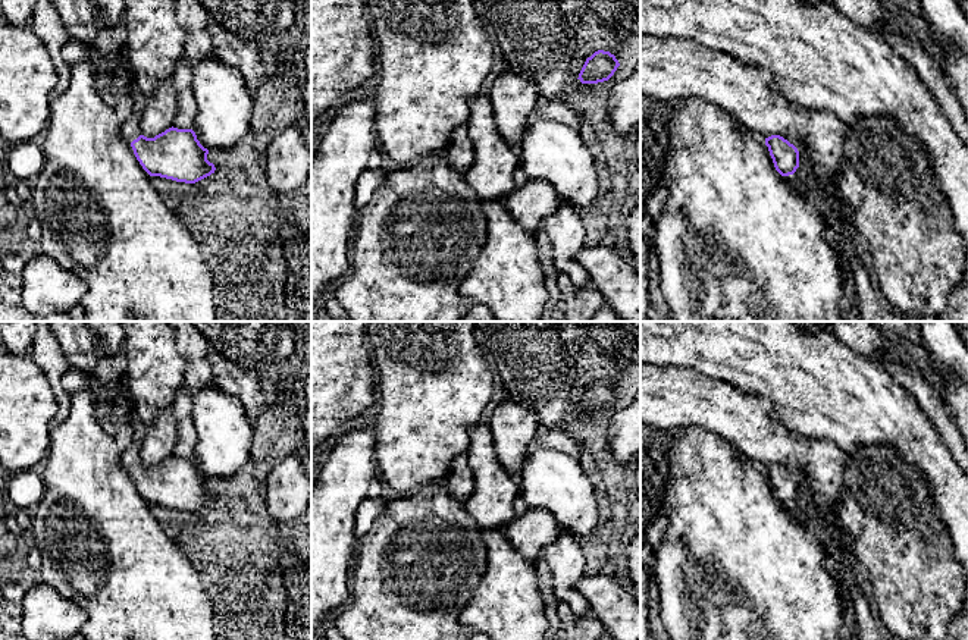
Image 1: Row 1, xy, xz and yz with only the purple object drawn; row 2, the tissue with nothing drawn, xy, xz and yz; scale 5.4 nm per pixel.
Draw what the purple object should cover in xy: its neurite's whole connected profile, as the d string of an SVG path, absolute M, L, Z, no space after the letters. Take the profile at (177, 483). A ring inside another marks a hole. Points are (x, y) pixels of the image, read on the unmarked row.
M132 411L132 442L123 452L122 465L131 473L134 483L150 505L160 505L176 511L195 512L216 496L207 489L204 477L192 458L169 457L154 467L141 462L141 443L145 424Z

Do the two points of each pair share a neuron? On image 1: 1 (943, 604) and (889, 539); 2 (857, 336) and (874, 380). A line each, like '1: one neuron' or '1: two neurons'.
1: one neuron
2: two neurons

